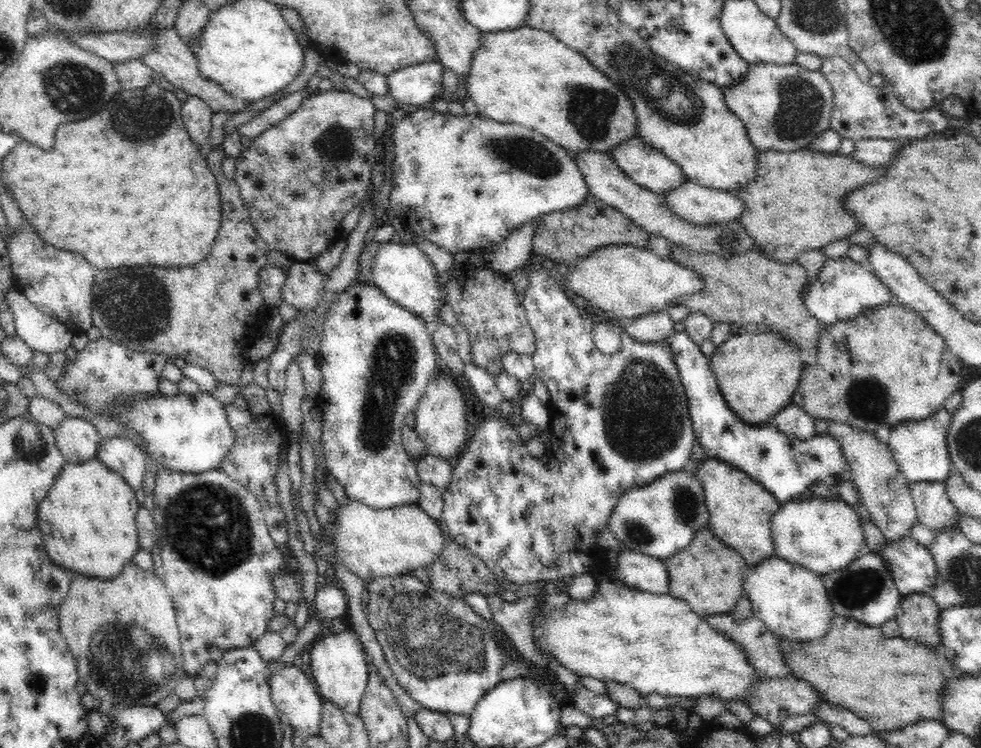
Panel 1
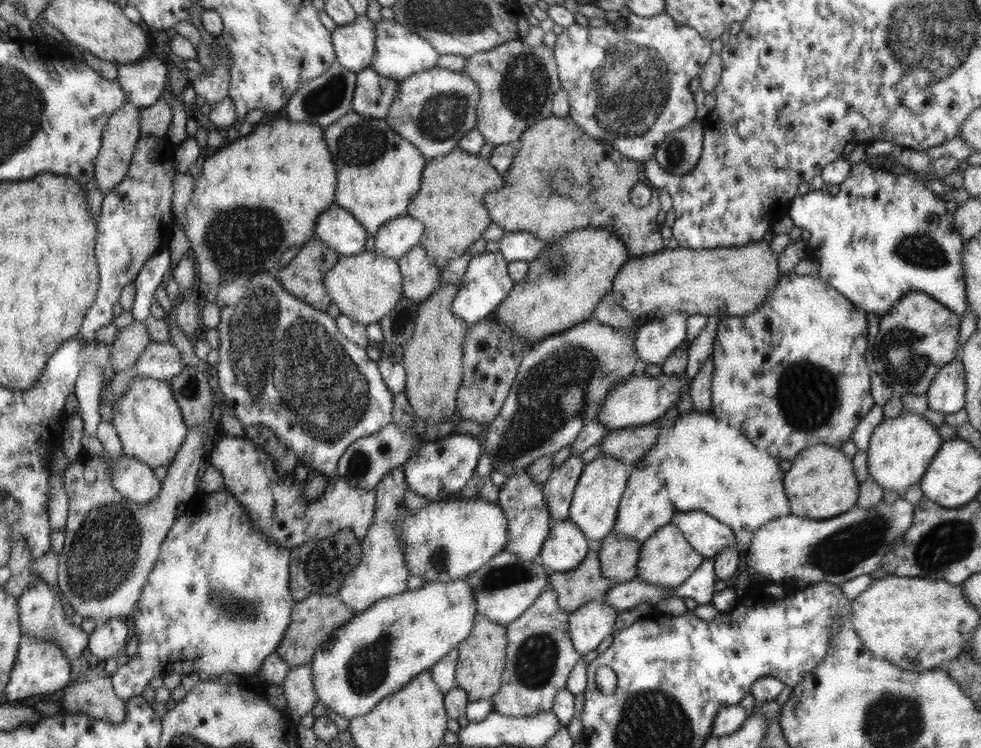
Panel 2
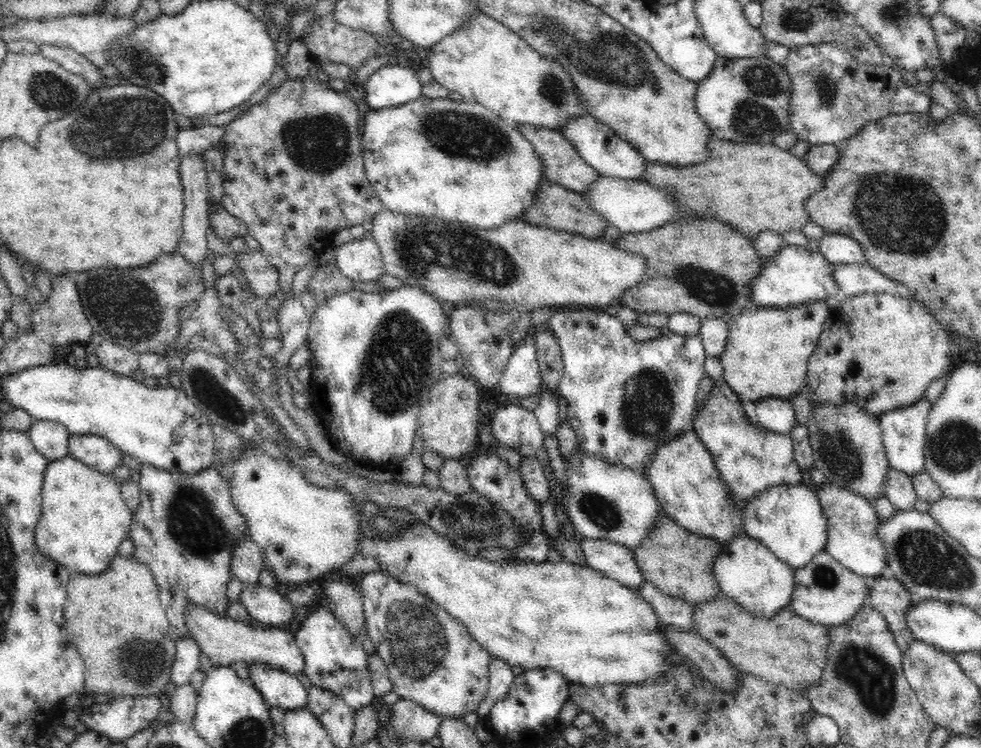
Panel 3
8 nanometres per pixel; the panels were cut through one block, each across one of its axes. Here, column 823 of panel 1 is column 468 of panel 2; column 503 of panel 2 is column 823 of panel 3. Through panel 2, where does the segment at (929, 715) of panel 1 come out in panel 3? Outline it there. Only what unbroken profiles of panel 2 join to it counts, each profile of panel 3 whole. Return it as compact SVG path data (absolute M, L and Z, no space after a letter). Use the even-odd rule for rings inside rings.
M724 593L715 601L693 607L694 633L722 651L738 670L790 688L808 689L822 681L824 666L830 657L830 626L802 618L790 608L781 610L774 618L760 618Z

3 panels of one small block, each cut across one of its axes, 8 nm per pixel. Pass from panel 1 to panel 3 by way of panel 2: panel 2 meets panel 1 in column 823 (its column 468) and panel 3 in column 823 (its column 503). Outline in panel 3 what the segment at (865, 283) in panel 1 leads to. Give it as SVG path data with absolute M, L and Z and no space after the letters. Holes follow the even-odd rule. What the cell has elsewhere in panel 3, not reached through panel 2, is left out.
M785 244L774 259L768 259L762 272L754 280L751 298L761 307L787 309L788 306L807 305L808 302L837 303L844 298L835 281L834 264L820 252L809 252L804 247Z

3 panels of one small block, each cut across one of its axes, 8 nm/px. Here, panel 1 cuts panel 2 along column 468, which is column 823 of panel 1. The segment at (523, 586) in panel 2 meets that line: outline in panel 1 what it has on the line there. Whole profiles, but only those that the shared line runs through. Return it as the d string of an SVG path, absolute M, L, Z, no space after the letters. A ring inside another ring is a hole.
M865 551L847 568L820 577L833 600L834 613L857 620L866 626L880 628L884 622L894 619L900 602L903 601L903 596L895 585L894 574L888 569L888 563L876 552Z

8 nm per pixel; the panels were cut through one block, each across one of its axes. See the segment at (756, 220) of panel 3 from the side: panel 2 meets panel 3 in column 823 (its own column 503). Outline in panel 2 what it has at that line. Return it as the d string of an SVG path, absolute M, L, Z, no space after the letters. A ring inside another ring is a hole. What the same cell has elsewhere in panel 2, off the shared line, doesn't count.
M460 148L446 156L428 160L425 170L422 170L420 190L410 198L408 215L425 223L425 234L419 244L434 258L434 265L441 269L454 258L462 257L468 246L485 234L485 230L493 224L485 197L500 190L504 182L503 175L494 169L489 158Z

